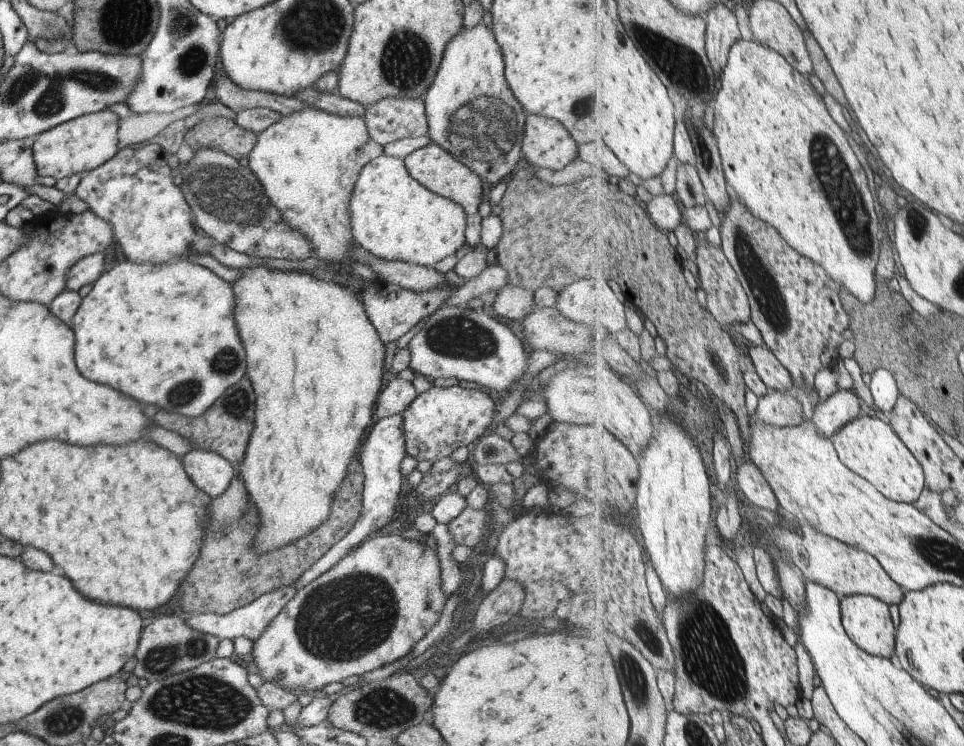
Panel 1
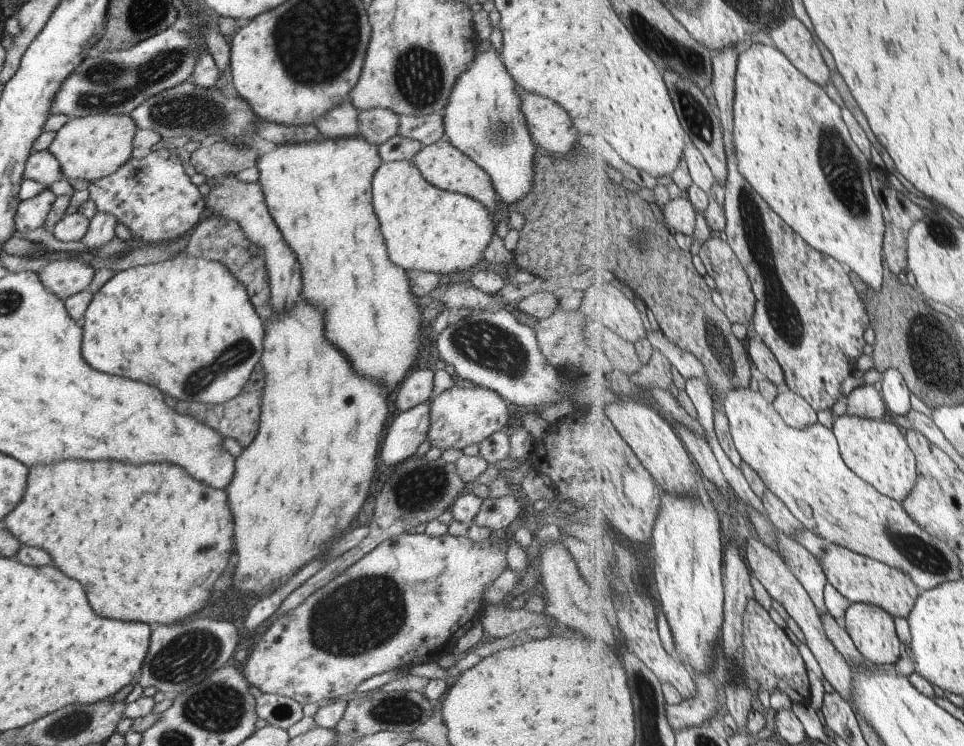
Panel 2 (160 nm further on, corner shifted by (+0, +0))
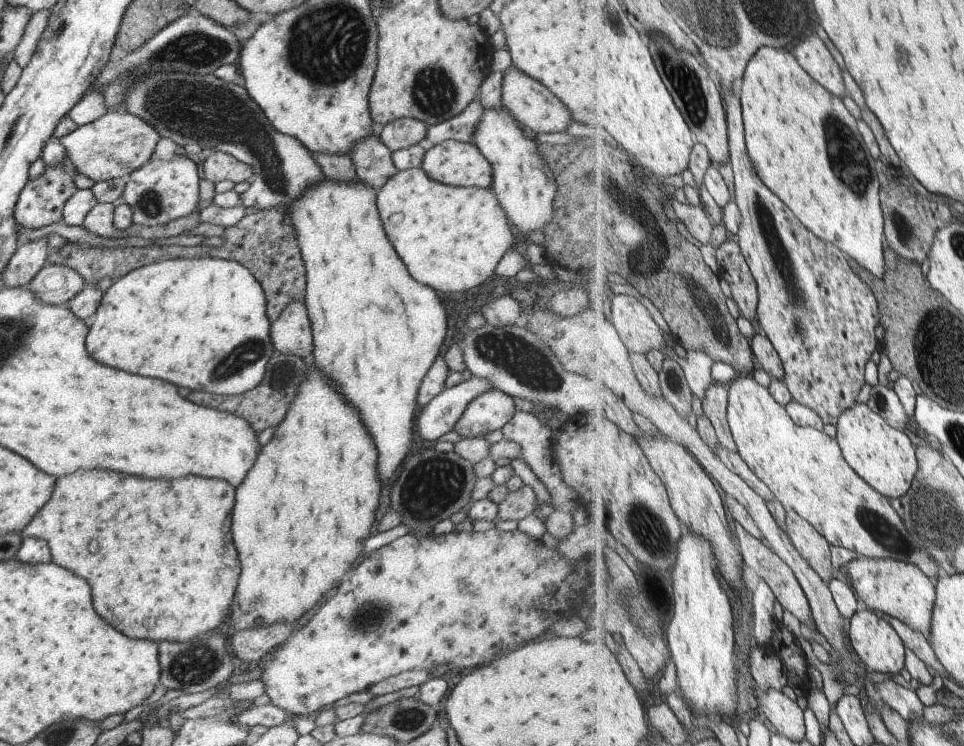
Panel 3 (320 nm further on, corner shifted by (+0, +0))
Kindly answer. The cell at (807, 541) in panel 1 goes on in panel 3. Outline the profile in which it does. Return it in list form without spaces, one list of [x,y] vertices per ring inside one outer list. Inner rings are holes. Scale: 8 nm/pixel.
[[[858,556],[844,564],[846,580],[851,585],[857,600],[863,602],[869,609],[885,616],[893,616],[913,630],[931,638],[931,622],[933,622],[933,608],[937,600],[936,584],[915,564],[901,560],[873,559]]]

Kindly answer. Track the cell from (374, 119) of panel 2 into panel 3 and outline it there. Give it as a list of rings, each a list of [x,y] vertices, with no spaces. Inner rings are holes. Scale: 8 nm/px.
[[[397,118],[378,127],[379,140],[390,150],[409,148],[425,138],[427,125],[413,118]]]

